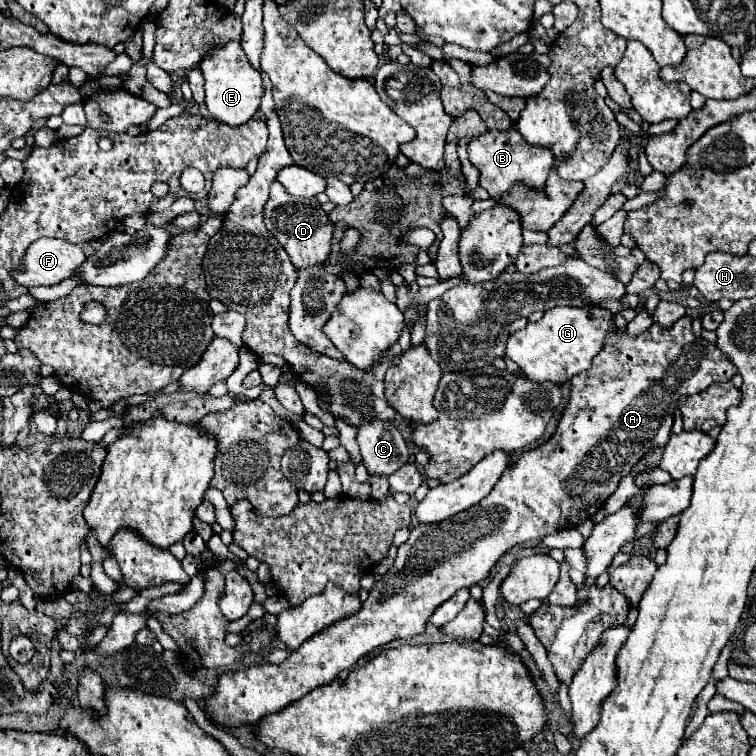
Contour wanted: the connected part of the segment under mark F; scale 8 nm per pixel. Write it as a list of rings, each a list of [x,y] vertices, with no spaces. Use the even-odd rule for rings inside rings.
[[[38,239],[24,255],[24,267],[14,271],[14,279],[32,279],[32,287],[56,285],[70,277],[86,255],[78,245],[64,239]]]

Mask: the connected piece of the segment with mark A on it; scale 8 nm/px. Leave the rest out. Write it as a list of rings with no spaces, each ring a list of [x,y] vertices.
[[[690,317],[678,319],[672,329],[664,329],[654,323],[636,339],[628,337],[626,333],[612,333],[612,339],[608,339],[604,351],[596,355],[592,367],[572,379],[572,395],[558,429],[548,443],[526,451],[518,461],[514,461],[502,473],[494,489],[476,507],[470,507],[452,519],[444,519],[444,523],[418,523],[412,529],[410,539],[398,547],[398,557],[394,559],[392,567],[370,589],[370,597],[362,603],[356,617],[352,615],[340,623],[334,623],[328,627],[328,631],[320,631],[320,635],[308,639],[300,651],[290,653],[282,665],[252,665],[224,673],[214,695],[206,699],[210,719],[220,727],[238,727],[244,723],[254,725],[264,715],[288,707],[312,689],[332,683],[342,671],[350,669],[376,647],[424,633],[430,615],[446,599],[464,587],[484,581],[498,559],[512,547],[530,539],[542,539],[558,529],[576,527],[578,523],[590,519],[604,505],[608,495],[612,495],[620,477],[630,473],[632,465],[636,465],[642,455],[656,445],[664,447],[672,431],[674,407],[680,397],[700,393],[710,383],[728,381],[732,375],[736,375],[736,369],[732,369],[732,363],[722,355],[722,351],[716,345],[692,335]]]

